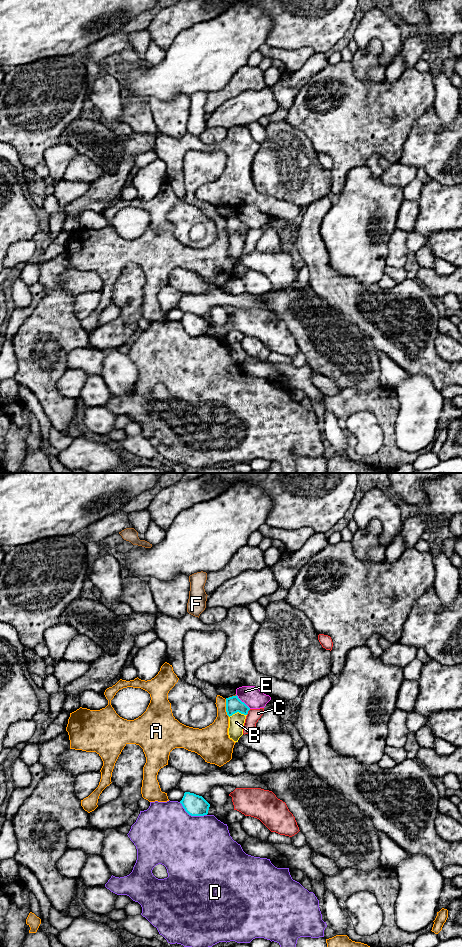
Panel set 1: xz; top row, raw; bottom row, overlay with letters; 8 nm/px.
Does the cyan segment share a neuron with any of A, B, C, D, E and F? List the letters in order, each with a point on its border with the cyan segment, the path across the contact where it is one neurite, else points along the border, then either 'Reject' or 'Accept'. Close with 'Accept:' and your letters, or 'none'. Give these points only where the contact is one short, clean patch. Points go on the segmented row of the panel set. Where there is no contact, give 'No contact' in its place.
A: Touches cyan at xz (226, 708). Reject
B: Touches cyan at xz (237, 711). Reject
C: Touches cyan at xz (247, 712). Reject
D: Touches cyan at xz (192, 815). Boundary: xz (179, 802), (191, 815), (206, 815). Reject
E: Touches cyan at xz (243, 702). Reject
F: Touches cyan at xz (232, 696). Path across: xz (233, 704), (232, 696), (235, 694). Accept
Accept: F

